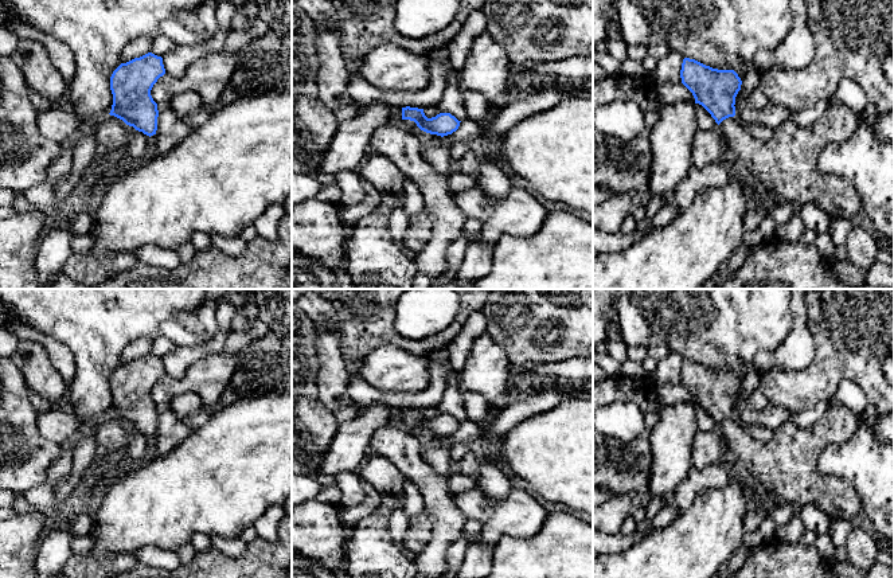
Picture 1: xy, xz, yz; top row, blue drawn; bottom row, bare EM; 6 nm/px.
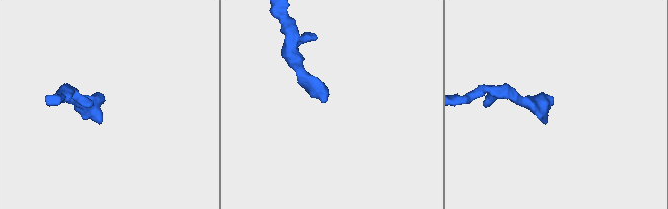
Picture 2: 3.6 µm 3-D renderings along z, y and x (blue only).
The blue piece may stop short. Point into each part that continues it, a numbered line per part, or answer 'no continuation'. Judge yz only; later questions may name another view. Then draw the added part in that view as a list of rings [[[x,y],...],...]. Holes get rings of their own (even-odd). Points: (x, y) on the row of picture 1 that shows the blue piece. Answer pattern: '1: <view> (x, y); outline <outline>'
1: yz (785, 166); outline [[[834,105],[807,128],[800,128],[793,120],[785,120],[773,129],[768,141],[756,140],[735,116],[723,120],[719,128],[726,153],[737,160],[745,176],[754,177],[773,200],[786,202],[793,207],[813,203],[831,219],[851,219],[862,214],[858,191],[847,179],[821,171],[817,159],[829,142],[847,141],[856,132],[858,121],[855,112],[844,105]]]

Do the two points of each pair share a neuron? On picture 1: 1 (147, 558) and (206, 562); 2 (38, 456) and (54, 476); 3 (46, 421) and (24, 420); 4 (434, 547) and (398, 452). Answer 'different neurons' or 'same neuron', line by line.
1: different neurons
2: different neurons
3: different neurons
4: same neuron

